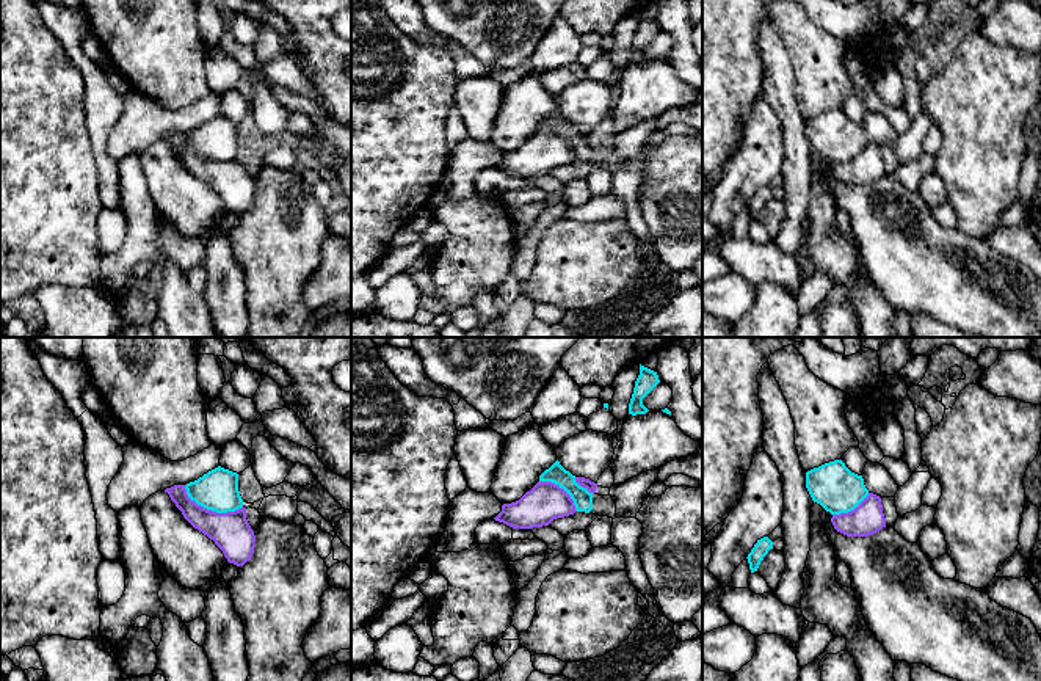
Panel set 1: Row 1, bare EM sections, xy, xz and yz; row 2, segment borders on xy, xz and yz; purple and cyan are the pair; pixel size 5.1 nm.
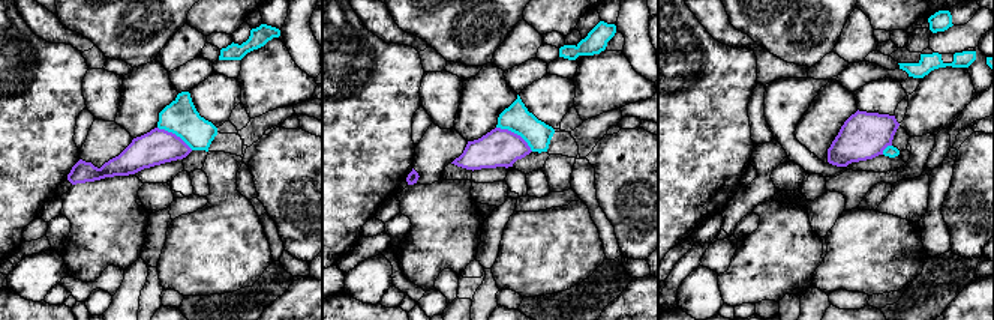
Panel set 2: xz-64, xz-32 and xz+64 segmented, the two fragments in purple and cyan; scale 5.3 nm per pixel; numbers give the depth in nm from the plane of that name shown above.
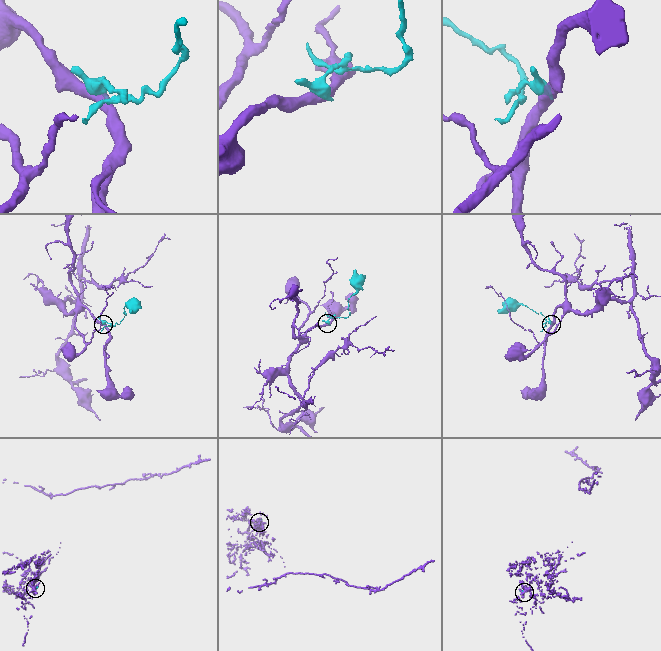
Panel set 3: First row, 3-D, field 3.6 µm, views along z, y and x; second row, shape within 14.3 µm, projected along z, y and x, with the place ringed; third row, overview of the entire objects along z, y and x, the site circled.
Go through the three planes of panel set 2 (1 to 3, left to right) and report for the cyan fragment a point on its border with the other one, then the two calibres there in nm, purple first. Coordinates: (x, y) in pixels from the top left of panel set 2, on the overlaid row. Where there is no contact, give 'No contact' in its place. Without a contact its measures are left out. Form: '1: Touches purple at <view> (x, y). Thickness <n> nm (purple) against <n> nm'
1: Touches purple at xz-64 (174, 134). Thickness 190 nm (purple) against 190 nm
2: Touches purple at xz-32 (516, 134). Thickness 200 nm (purple) against 150 nm
3: Touches purple at xz+64 (885, 147). Thickness 260 nm (purple) against 60 nm

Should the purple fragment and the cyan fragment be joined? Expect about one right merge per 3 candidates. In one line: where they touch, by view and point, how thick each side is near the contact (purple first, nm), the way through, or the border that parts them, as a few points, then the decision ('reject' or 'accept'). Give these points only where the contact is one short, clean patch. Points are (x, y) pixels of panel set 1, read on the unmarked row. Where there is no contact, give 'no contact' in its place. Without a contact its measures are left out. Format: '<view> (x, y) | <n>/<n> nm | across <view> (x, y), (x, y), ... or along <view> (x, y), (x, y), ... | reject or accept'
xy (210, 159) | 200/200 nm | along xy (184, 134), (188, 145), (207, 157), (234, 160), (242, 156) | reject

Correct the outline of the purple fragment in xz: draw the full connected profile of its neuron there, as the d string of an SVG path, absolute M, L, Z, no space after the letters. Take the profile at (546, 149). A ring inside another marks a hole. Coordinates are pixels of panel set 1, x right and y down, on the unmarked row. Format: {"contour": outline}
{"contour": "M538 130L519 149L503 152L494 168L513 177L533 177L575 160L574 149L563 137L552 130Z"}

